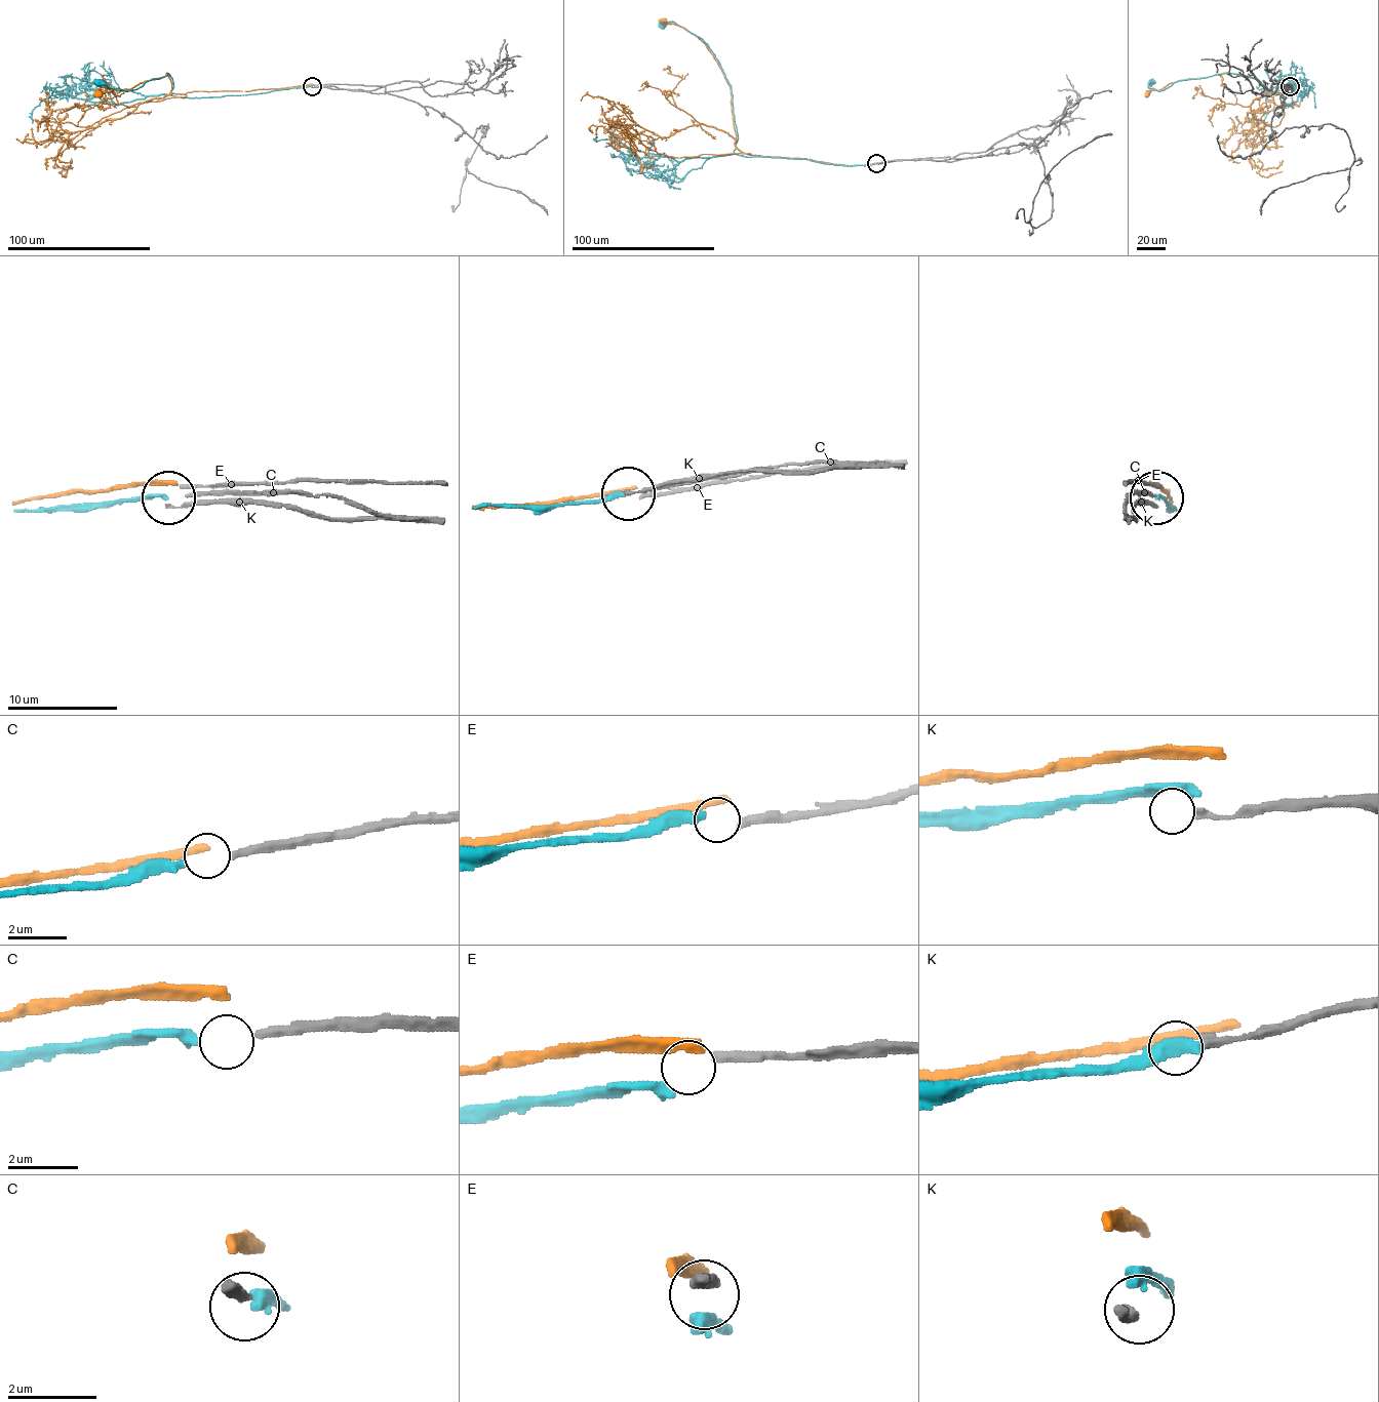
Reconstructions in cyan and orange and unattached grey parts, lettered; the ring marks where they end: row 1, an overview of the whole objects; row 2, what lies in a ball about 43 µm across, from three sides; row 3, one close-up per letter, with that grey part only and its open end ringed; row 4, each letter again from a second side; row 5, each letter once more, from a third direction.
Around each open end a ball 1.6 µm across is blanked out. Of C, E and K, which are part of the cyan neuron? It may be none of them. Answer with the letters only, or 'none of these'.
C

